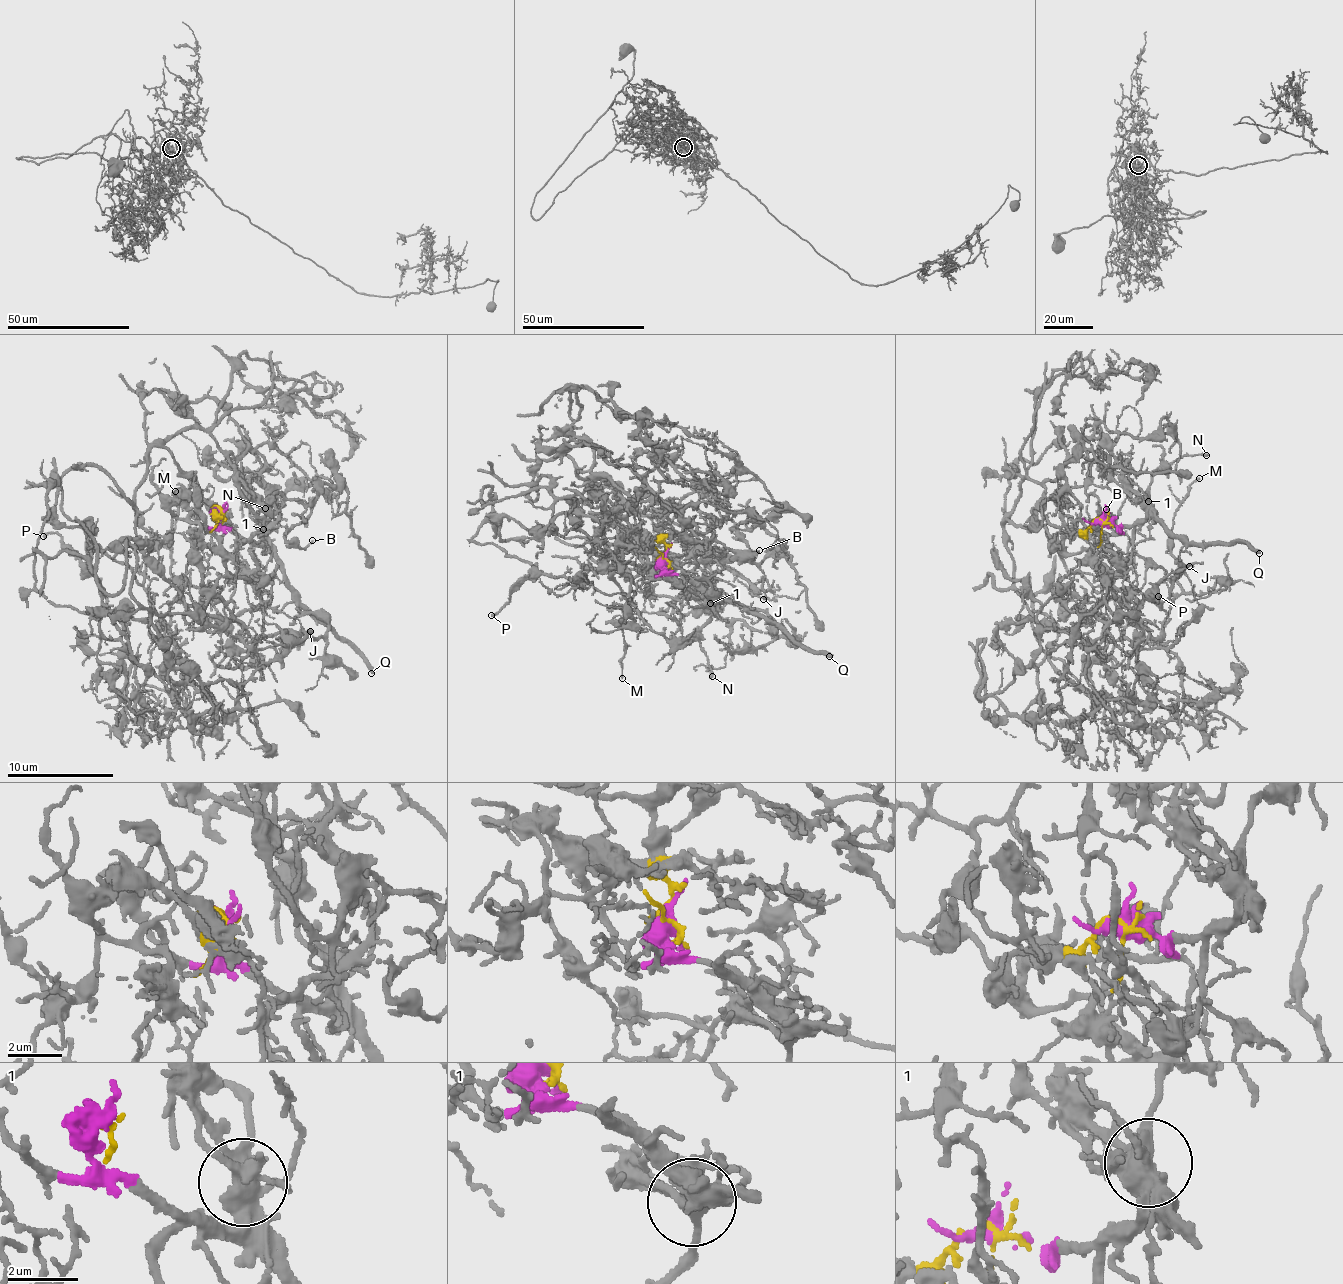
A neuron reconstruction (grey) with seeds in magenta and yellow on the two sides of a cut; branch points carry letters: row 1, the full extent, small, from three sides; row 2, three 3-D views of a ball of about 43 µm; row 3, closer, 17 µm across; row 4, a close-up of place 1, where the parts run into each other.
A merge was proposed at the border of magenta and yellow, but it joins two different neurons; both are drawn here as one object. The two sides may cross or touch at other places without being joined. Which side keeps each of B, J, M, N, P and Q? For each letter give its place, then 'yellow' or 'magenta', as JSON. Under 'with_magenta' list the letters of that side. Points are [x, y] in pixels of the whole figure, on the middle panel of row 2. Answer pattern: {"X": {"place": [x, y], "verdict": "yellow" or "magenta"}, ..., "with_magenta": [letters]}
{"B": {"place": [759, 550], "verdict": "yellow"}, "J": {"place": [763, 599], "verdict": "yellow"}, "M": {"place": [622, 678], "verdict": "yellow"}, "N": {"place": [712, 676], "verdict": "magenta"}, "P": {"place": [491, 615], "verdict": "yellow"}, "Q": {"place": [829, 656], "verdict": "magenta"}, "with_magenta": ["N", "Q"]}

